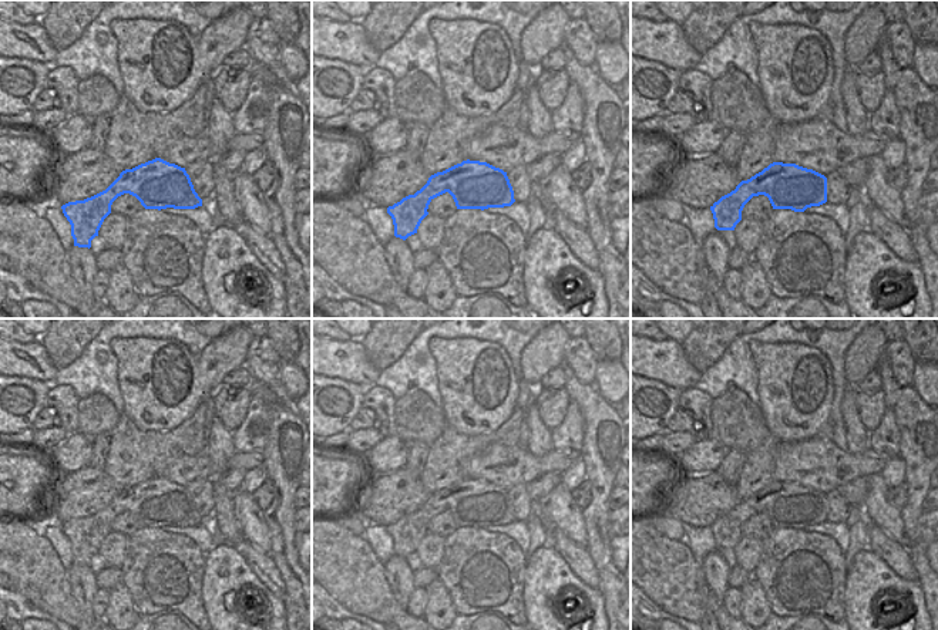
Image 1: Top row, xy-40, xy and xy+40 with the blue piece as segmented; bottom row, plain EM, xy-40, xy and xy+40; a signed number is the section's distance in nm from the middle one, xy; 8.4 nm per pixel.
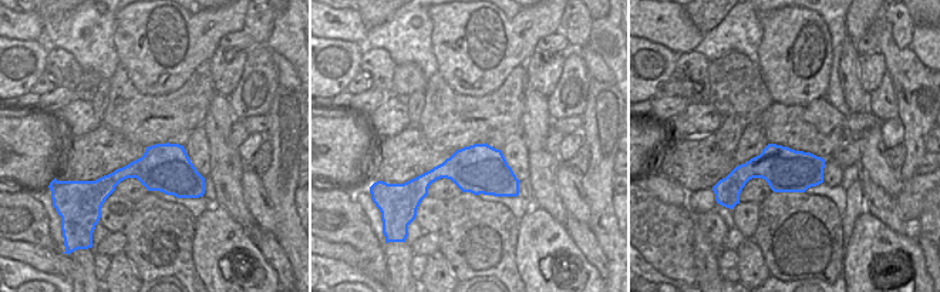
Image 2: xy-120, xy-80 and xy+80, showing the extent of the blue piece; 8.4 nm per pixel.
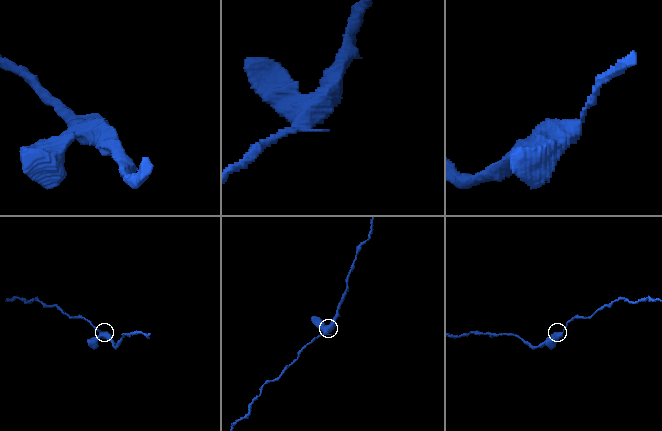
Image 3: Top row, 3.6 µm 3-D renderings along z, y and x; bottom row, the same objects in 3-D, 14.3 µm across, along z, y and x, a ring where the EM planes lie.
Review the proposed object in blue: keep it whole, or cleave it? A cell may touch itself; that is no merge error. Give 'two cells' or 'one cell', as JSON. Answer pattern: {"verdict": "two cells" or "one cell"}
{"verdict": "one cell"}

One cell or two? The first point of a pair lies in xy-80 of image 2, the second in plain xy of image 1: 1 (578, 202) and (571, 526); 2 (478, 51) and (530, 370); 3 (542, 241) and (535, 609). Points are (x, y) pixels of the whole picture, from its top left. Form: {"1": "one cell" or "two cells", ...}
{"1": "one cell", "2": "one cell", "3": "one cell"}

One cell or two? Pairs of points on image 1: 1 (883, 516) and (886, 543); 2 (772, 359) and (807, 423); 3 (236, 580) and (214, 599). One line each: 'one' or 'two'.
1: two
2: one
3: one

